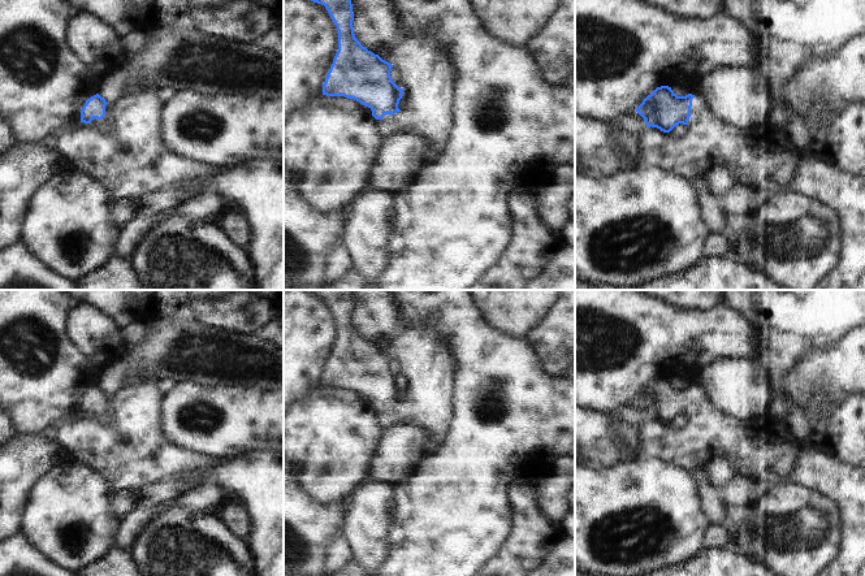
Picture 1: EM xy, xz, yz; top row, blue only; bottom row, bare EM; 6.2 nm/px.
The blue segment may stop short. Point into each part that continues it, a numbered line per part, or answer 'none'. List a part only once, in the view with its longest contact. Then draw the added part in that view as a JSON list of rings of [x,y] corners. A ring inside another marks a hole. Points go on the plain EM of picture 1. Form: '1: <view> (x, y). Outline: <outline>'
1: xy (134, 453). Outline: [[[155,381],[127,385],[116,397],[107,395],[101,411],[79,413],[66,421],[59,428],[57,441],[69,458],[101,472],[116,490],[140,491],[166,478],[178,478],[186,472],[203,472],[224,463],[178,447],[166,437],[163,425],[165,394],[164,386]],[[104,413],[112,416],[111,425],[101,424]]]

